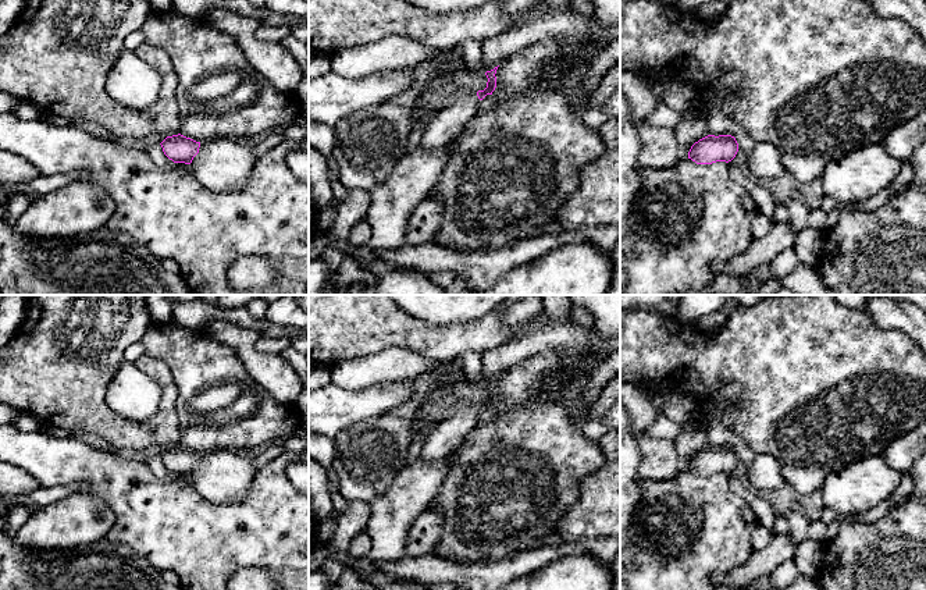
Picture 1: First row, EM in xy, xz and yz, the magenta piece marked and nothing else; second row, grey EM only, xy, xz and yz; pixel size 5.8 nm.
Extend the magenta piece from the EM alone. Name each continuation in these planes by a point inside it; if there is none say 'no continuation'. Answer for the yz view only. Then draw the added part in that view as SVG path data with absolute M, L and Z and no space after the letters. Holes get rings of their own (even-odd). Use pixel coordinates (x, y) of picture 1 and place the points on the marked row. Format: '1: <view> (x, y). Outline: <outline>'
no continuation

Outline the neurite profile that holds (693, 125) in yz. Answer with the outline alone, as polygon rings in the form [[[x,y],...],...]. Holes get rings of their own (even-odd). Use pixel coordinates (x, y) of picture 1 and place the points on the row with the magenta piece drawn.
[[[701,110],[684,113],[673,129],[679,141],[681,157],[688,157],[690,148],[709,135],[708,118]]]

